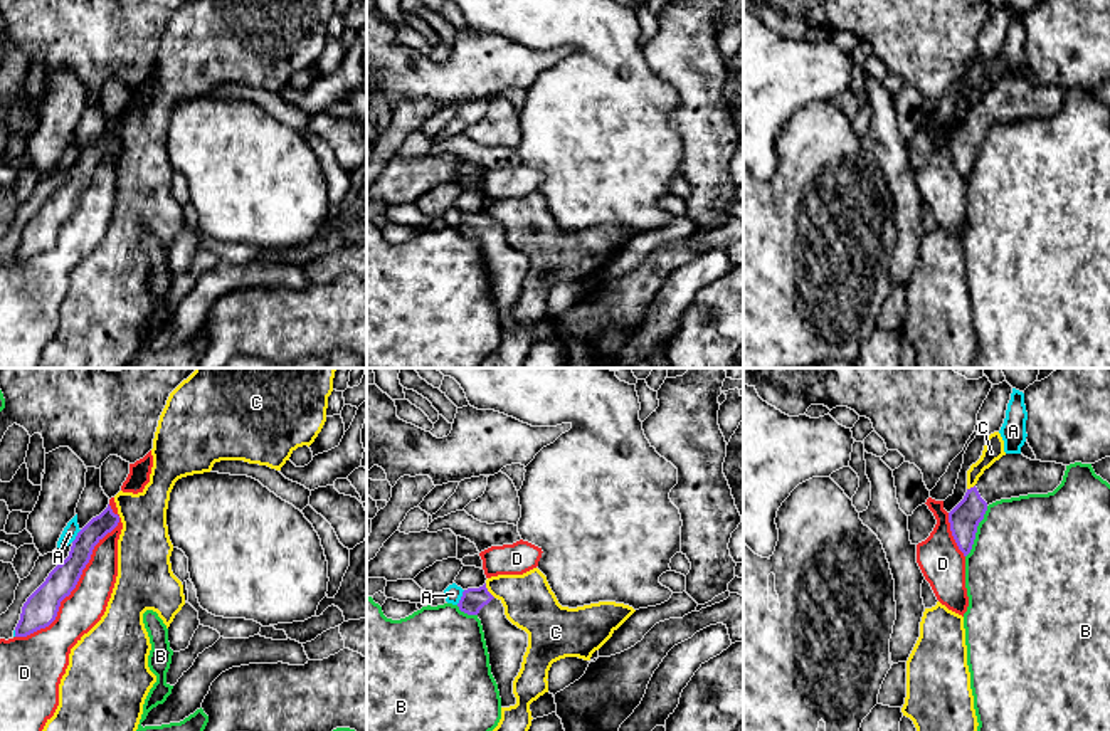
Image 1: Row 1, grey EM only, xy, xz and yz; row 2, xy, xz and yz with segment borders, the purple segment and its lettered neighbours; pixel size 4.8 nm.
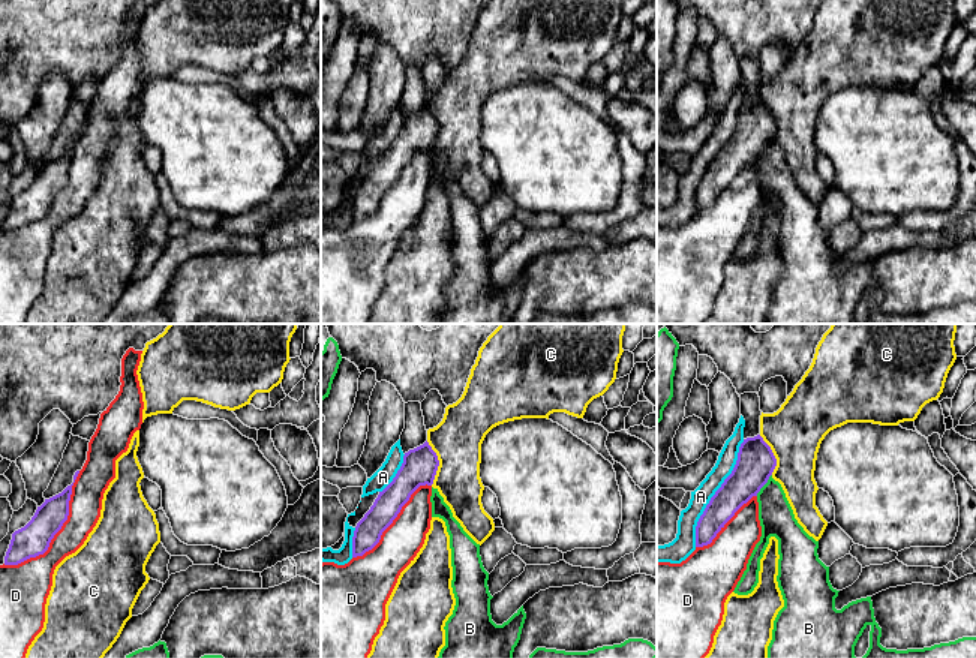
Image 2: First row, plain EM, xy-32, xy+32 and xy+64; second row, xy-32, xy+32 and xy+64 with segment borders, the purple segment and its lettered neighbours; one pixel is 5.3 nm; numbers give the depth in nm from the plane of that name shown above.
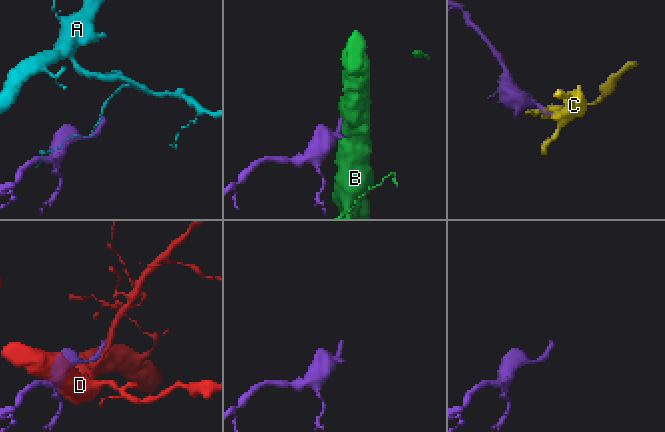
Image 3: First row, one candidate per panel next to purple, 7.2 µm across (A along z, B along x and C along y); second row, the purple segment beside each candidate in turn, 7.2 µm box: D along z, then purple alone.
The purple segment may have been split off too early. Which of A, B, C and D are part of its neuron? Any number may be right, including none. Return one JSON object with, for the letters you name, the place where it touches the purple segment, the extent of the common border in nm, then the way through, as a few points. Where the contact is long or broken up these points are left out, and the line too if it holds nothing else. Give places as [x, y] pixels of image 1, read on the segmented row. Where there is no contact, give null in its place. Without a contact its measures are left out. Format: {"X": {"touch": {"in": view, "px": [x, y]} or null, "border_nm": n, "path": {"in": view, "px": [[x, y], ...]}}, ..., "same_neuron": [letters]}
{"same_neuron": []}

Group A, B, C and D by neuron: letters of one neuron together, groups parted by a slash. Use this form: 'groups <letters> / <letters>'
groups A / B / C / D

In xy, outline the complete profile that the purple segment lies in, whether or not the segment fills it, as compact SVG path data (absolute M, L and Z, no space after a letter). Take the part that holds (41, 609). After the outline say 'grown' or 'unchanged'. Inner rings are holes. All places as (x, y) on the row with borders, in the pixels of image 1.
M111 506L92 518L72 541L69 556L57 565L45 581L27 598L22 607L15 637L27 637L49 627L59 612L61 602L76 588L82 570L91 560L94 546L111 533L119 523L119 516Z | unchanged

